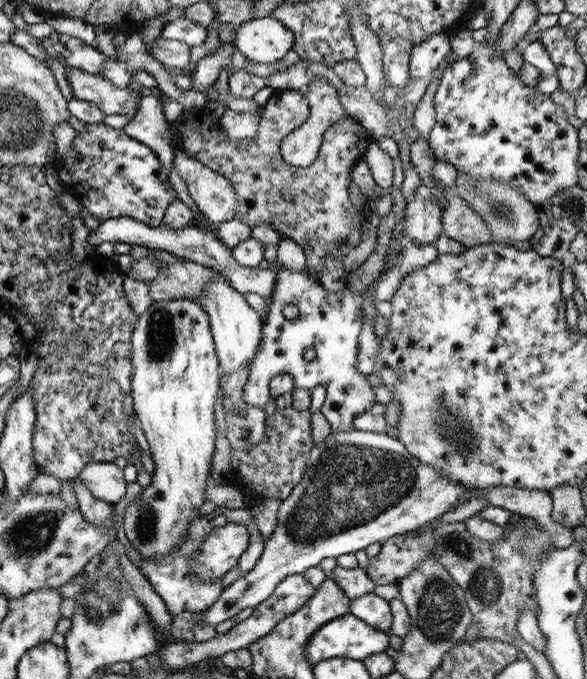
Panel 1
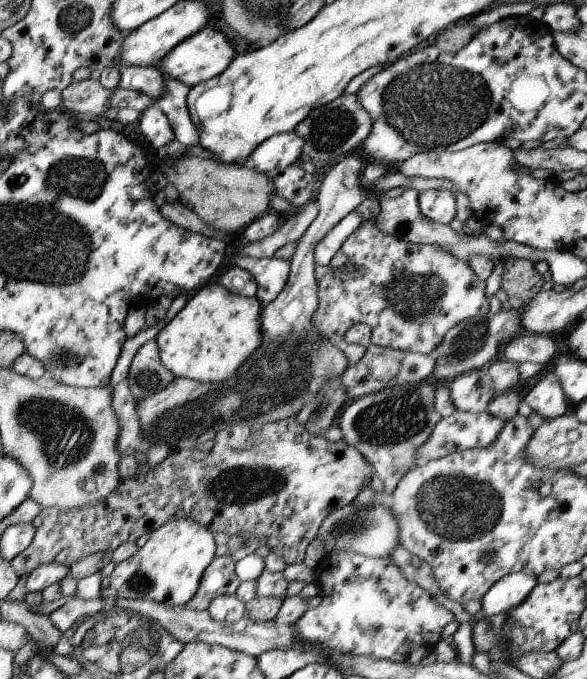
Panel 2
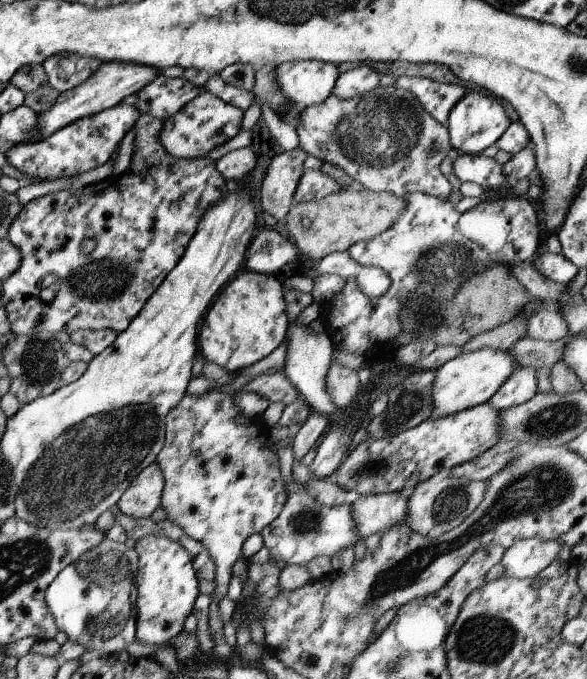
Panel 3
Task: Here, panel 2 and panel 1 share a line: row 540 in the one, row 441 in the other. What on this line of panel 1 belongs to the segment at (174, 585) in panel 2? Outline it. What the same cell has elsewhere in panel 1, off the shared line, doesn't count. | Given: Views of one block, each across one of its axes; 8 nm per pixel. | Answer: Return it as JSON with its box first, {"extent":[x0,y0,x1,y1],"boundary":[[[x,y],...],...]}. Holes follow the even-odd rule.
{"extent":[123,299,220,559],"boundary":[[[195,299],[152,301],[148,309],[137,317],[130,338],[130,397],[134,415],[149,446],[153,474],[149,485],[142,488],[134,500],[127,502],[123,530],[141,559],[153,559],[169,555],[177,548],[187,533],[189,522],[198,516],[197,508],[204,501],[214,454],[216,426],[213,423],[213,404],[220,381],[208,316]]]}

